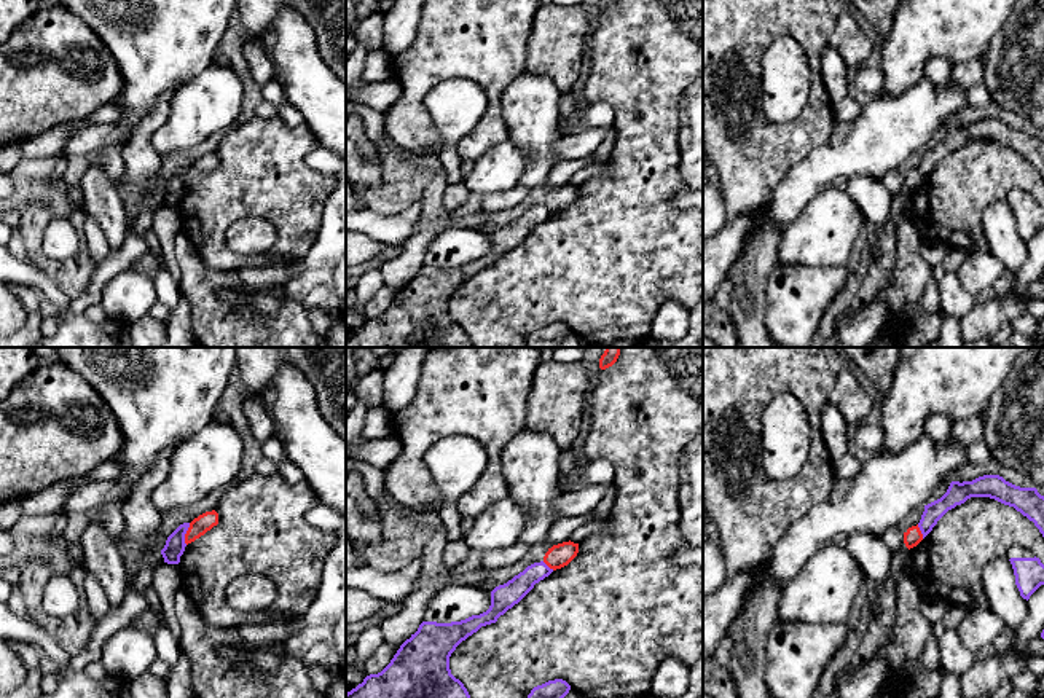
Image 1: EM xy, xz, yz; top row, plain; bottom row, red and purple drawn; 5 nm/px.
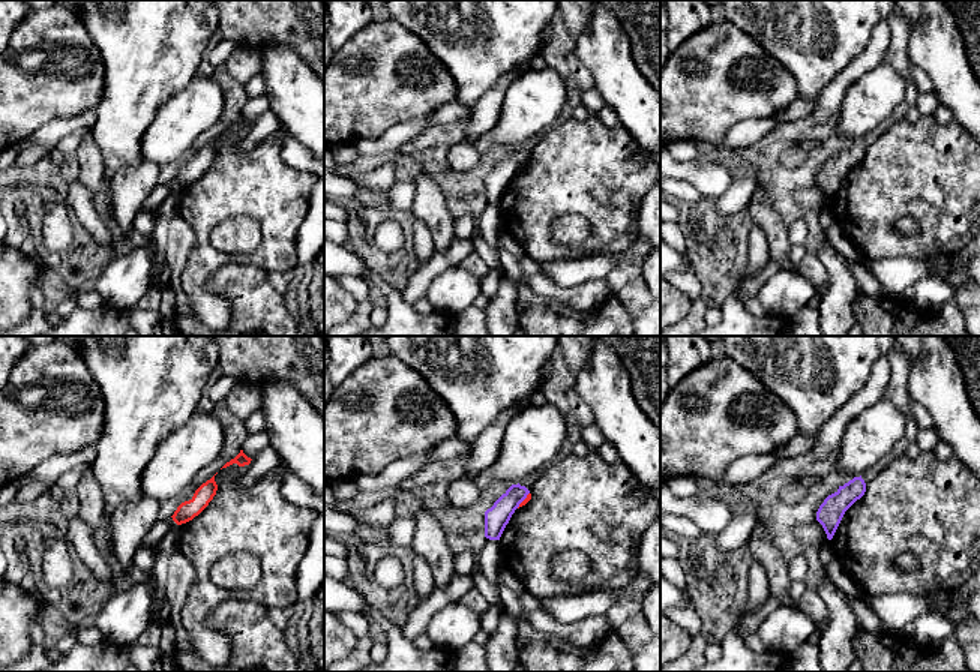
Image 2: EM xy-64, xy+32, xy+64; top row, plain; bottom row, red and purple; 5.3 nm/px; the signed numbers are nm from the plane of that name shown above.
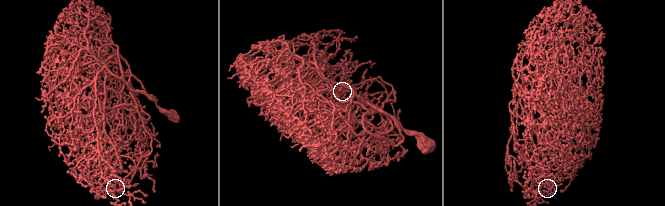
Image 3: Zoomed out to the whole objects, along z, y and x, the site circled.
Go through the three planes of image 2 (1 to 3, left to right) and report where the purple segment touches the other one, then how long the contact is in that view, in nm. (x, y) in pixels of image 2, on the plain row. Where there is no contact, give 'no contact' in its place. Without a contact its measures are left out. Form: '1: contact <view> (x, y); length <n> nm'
1: no contact
2: contact xy+32 (524, 164); length 110 nm
3: no contact

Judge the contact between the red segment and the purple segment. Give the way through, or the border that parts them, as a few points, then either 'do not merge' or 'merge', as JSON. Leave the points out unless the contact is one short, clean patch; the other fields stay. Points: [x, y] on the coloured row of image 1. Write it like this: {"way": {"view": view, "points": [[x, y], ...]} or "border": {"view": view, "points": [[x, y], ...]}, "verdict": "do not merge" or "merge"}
{"border": {"view": "xy", "points": [[190, 523], [185, 533], [185, 544]]}, "verdict": "do not merge"}

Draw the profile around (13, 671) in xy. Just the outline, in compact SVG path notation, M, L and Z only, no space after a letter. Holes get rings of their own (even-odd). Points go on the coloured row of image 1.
M0 637L0 696L16 690L26 674L27 668L11 647L11 641Z

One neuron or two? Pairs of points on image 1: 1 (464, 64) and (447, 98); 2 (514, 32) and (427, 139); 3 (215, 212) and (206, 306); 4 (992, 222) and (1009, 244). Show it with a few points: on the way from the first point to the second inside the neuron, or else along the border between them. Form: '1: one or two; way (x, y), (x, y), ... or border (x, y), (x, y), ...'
1: two; border (426, 98), (445, 80), (469, 78), (488, 99)
2: one; way (477, 32), (472, 32), (416, 88), (416, 102)
3: two; border (190, 236), (211, 270), (231, 273)
4: one; way (996, 227), (1004, 239)

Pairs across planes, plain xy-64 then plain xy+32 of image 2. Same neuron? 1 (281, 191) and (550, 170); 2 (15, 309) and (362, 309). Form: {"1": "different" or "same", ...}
{"1": "same", "2": "different"}

